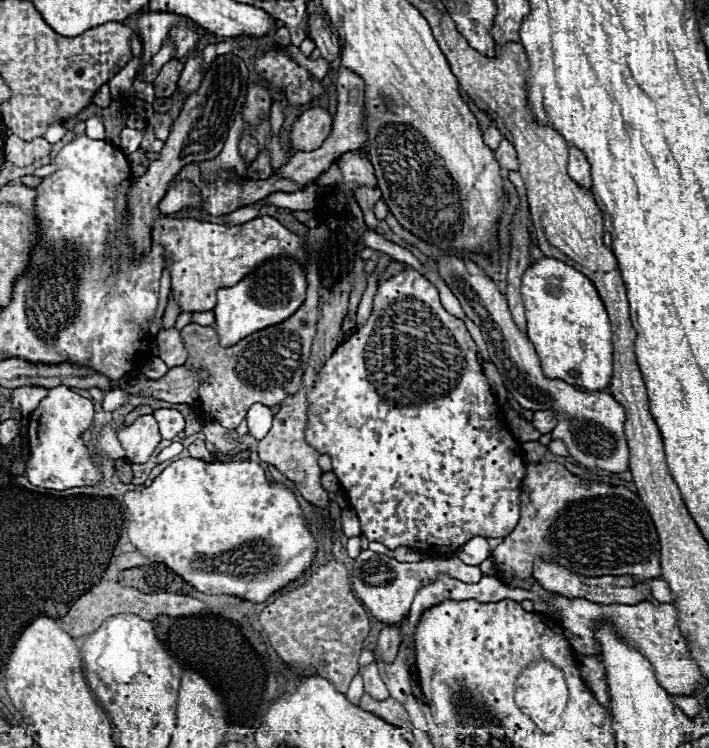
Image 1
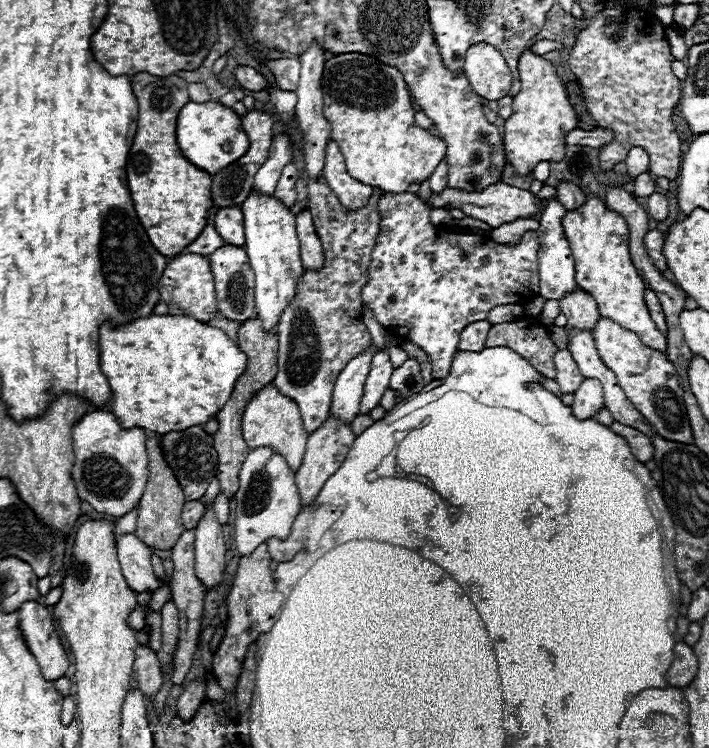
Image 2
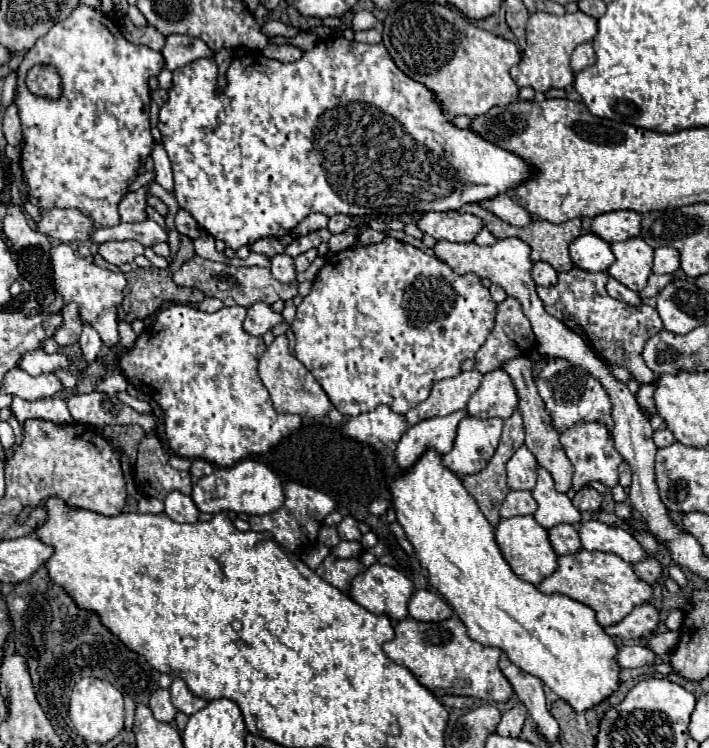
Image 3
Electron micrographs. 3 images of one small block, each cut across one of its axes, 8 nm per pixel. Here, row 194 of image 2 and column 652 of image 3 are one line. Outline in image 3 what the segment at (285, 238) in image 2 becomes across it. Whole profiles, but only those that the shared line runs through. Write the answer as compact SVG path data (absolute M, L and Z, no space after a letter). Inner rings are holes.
M630 238L626 242L612 244L612 252L616 262L610 266L608 274L634 292L640 292L652 274L654 250L642 238Z

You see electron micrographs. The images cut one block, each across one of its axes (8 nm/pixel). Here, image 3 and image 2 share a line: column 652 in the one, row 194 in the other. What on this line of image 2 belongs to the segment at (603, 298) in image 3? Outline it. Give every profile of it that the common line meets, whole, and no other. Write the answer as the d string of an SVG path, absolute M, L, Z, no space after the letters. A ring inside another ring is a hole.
M316 40L310 42L308 50L300 54L300 80L296 88L298 106L296 118L298 126L304 134L304 170L306 170L306 188L310 200L312 220L316 224L316 234L324 248L324 268L320 272L304 272L298 282L298 296L292 306L284 310L278 324L278 374L274 378L274 386L280 394L292 398L302 414L302 424L308 434L318 430L332 406L332 388L340 370L364 352L370 344L370 332L362 322L360 306L362 306L362 286L368 280L370 254L376 244L376 236L380 232L380 214L378 214L378 198L380 190L374 190L368 206L360 212L348 212L340 206L336 194L328 188L322 168L324 168L324 148L330 140L330 122L322 116L322 74L324 74L324 58L326 50Z

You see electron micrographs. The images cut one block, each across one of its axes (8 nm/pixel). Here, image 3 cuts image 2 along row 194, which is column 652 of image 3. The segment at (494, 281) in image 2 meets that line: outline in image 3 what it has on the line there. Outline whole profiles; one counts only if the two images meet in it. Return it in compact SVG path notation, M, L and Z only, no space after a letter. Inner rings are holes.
M656 380L652 384L642 384L640 390L638 390L638 394L636 394L638 404L640 404L640 408L642 408L642 412L646 416L658 414L656 412L656 406L654 406L654 390L656 390Z

